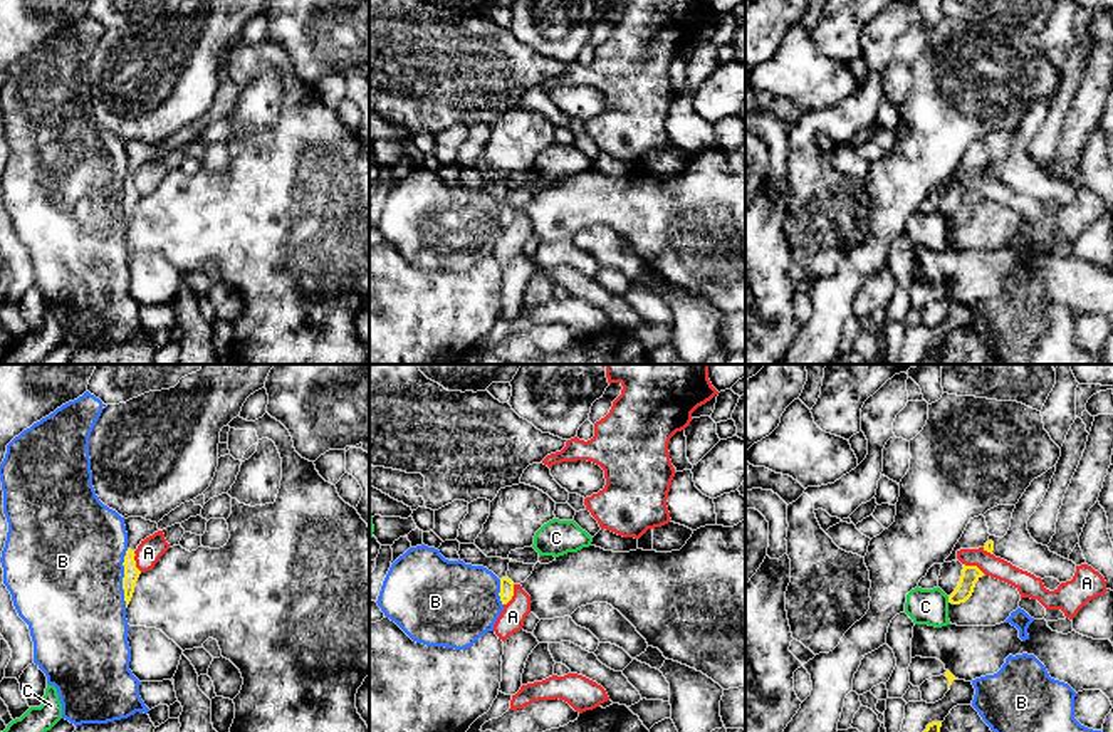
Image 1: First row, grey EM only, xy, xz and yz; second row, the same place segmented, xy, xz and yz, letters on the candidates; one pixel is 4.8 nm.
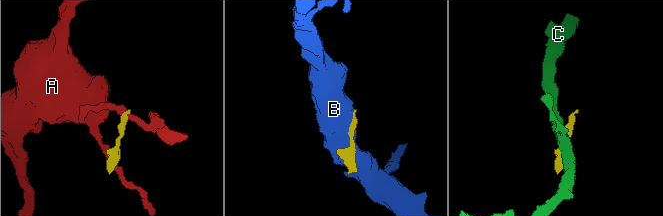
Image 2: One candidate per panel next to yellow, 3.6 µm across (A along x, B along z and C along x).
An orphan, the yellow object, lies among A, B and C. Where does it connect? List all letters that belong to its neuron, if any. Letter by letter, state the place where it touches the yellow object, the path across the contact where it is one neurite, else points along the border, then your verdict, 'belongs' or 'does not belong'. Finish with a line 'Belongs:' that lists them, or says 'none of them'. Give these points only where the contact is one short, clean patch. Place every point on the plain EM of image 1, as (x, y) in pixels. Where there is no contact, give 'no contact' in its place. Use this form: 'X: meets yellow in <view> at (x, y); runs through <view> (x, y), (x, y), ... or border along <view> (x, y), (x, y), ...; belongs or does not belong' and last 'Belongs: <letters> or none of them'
A: meets yellow in xz at (512, 219); border along xz (514, 209), (514, 219), (504, 229); does not belong
B: meets yellow in xy at (123, 202); does not belong
C: meets yellow in yz at (949, 224); does not belong
Belongs: none of them

